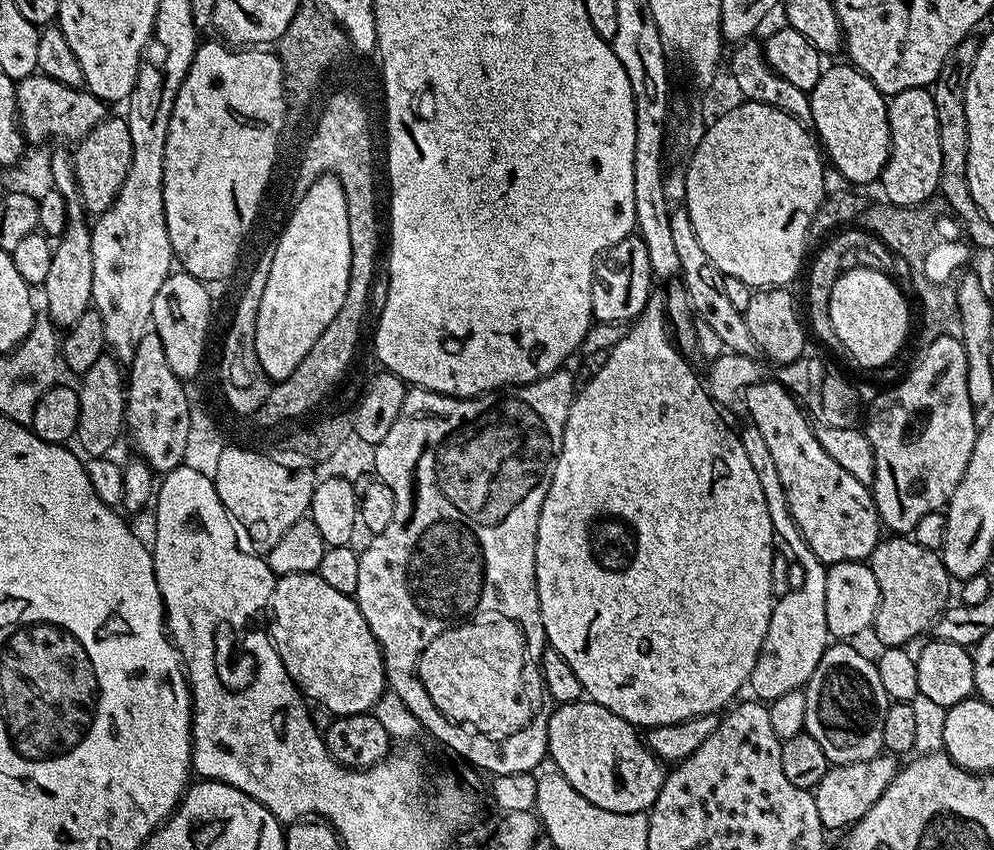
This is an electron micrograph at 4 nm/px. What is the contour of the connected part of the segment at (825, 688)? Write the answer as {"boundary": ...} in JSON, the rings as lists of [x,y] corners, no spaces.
{"boundary":[[[832,642],[818,666],[814,666],[814,674],[810,674],[808,683],[802,691],[806,698],[806,722],[804,731],[822,746],[822,754],[826,754],[829,765],[853,764],[854,762],[870,762],[875,756],[885,751],[882,738],[882,726],[886,722],[890,703],[886,690],[882,690],[882,678],[878,678],[878,670],[871,659],[867,660],[862,653],[848,642]]]}

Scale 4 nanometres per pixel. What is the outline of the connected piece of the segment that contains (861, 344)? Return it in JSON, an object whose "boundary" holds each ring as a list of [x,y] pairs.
{"boundary":[[[852,268],[841,271],[830,290],[830,322],[834,322],[834,334],[838,334],[840,348],[848,351],[864,368],[880,368],[896,356],[896,351],[908,336],[908,304],[900,288],[884,272],[872,268]]]}

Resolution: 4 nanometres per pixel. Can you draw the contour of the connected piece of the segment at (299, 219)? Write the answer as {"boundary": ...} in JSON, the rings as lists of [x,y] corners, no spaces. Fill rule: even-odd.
{"boundary":[[[325,174],[317,176],[311,181],[312,184],[304,192],[304,197],[295,201],[294,207],[287,215],[286,223],[281,232],[282,242],[278,242],[271,249],[272,265],[268,271],[266,278],[266,290],[262,290],[262,302],[258,306],[258,322],[256,323],[255,346],[258,354],[258,362],[262,366],[262,370],[267,374],[268,379],[277,382],[290,378],[298,364],[309,354],[310,348],[314,346],[314,342],[321,337],[322,332],[326,330],[326,326],[333,321],[334,316],[338,314],[338,310],[342,309],[342,304],[346,298],[346,290],[348,289],[348,279],[350,278],[350,218],[346,214],[346,194],[342,190],[342,186],[336,181],[335,176]]]}

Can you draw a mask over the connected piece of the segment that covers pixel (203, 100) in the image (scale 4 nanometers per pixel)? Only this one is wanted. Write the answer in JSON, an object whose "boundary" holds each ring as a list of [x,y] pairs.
{"boundary":[[[205,39],[201,43],[194,54],[194,62],[182,82],[180,97],[174,102],[174,110],[170,114],[170,130],[166,134],[166,162],[164,163],[164,213],[175,263],[194,278],[205,282],[226,279],[235,270],[236,263],[240,260],[240,252],[245,247],[240,240],[240,232],[244,232],[244,228],[248,228],[248,220],[252,220],[252,211],[256,208],[256,196],[260,196],[264,176],[268,176],[268,164],[274,162],[272,141],[277,141],[285,131],[284,118],[288,108],[283,84],[283,64],[275,51],[265,50],[260,46],[244,46],[237,50],[219,39],[216,40]]]}

